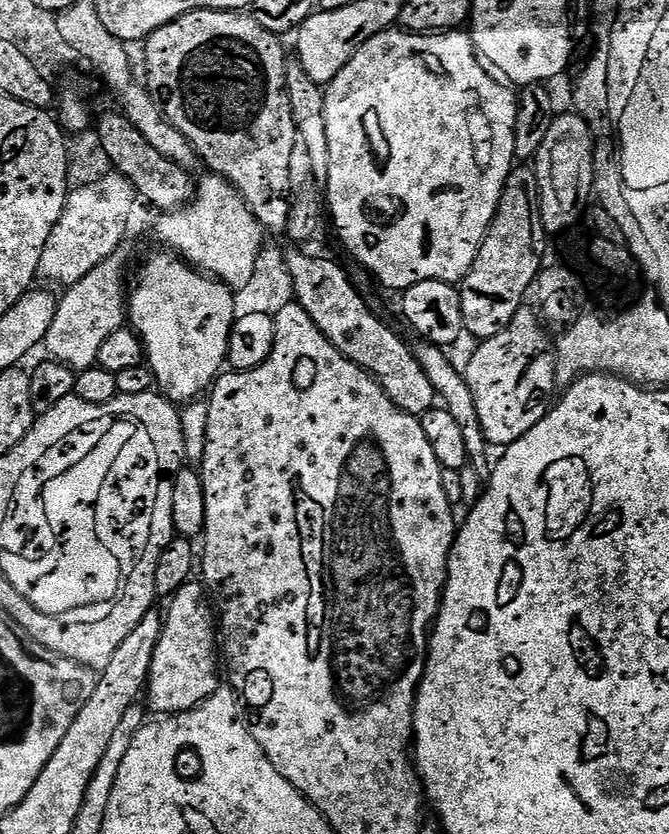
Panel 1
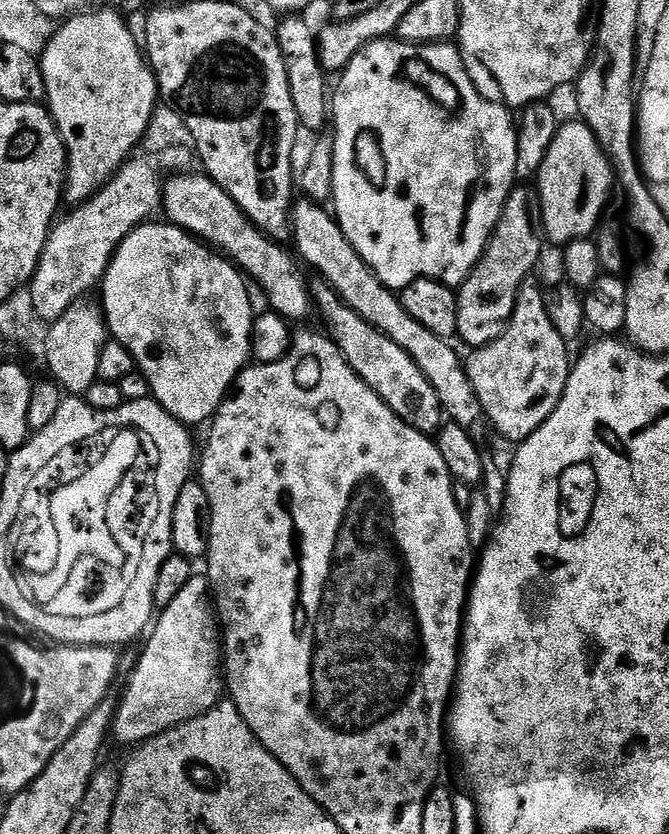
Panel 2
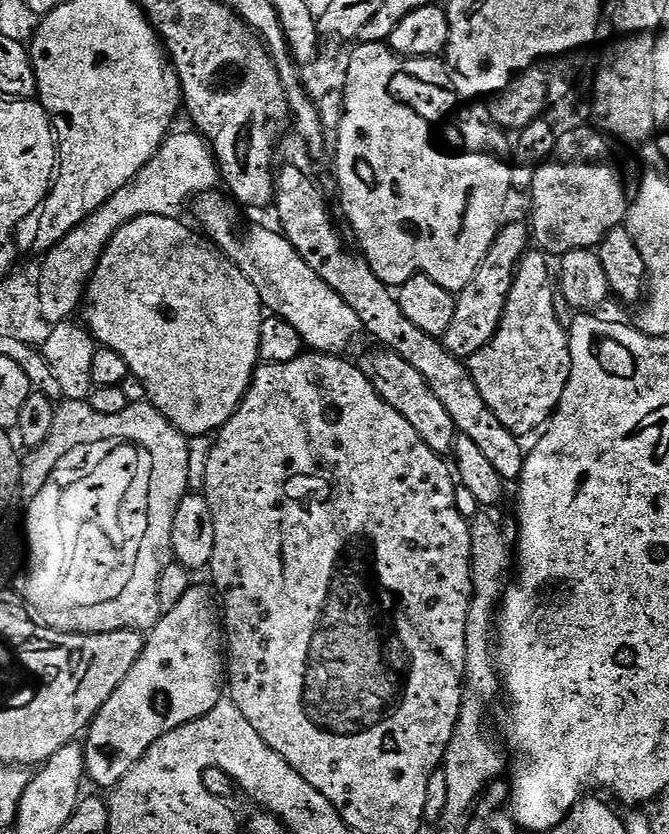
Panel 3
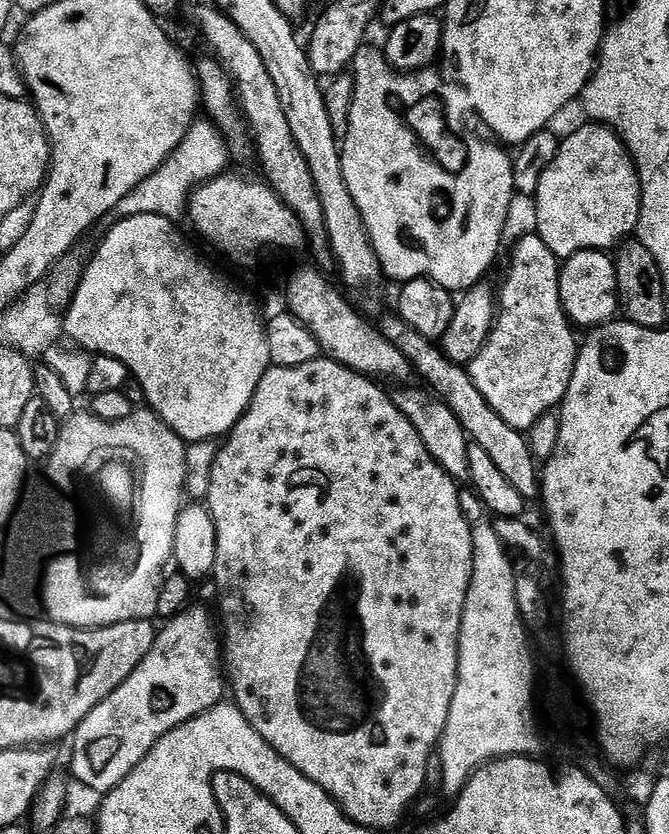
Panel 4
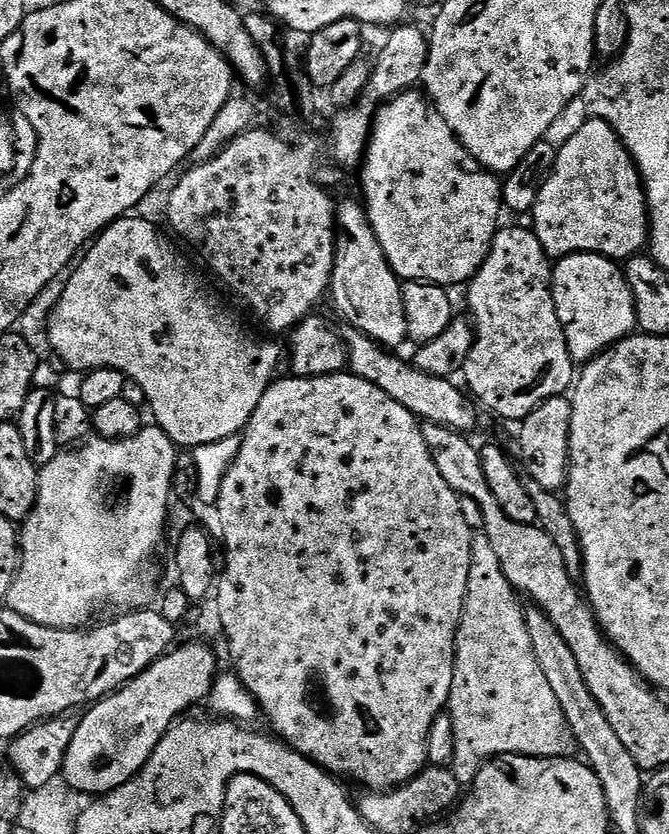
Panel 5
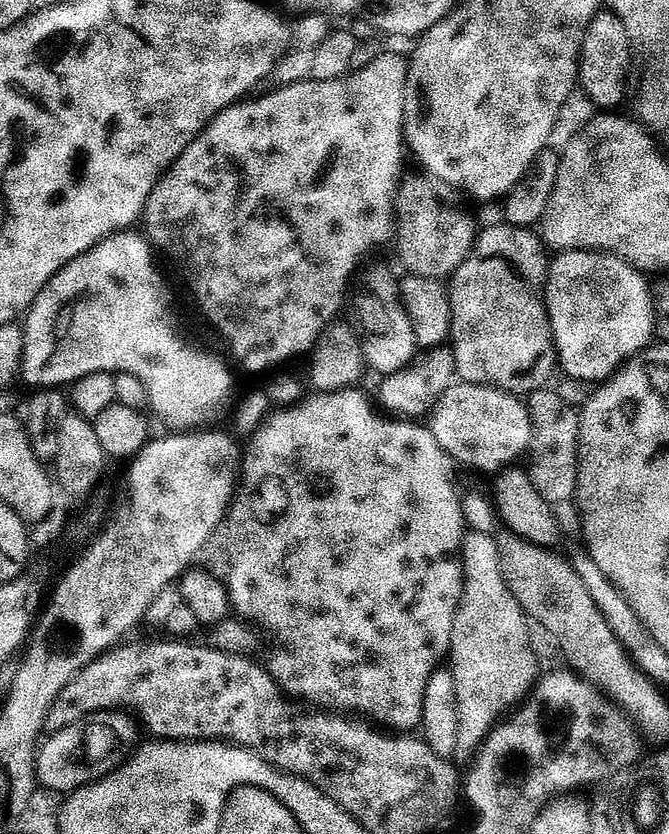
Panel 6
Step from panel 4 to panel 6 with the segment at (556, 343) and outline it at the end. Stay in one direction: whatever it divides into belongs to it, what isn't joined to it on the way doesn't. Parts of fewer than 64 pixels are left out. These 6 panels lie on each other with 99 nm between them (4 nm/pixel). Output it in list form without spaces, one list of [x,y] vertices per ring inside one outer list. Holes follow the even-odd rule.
[[[507,222],[499,223],[479,233],[468,260],[462,262],[460,269],[450,277],[450,347],[456,354],[456,371],[461,381],[486,384],[489,388],[500,388],[503,392],[531,394],[547,389],[553,383],[552,375],[558,372],[556,339],[552,337],[546,303],[550,256],[547,256],[549,253],[543,239],[533,229],[516,228]]]

